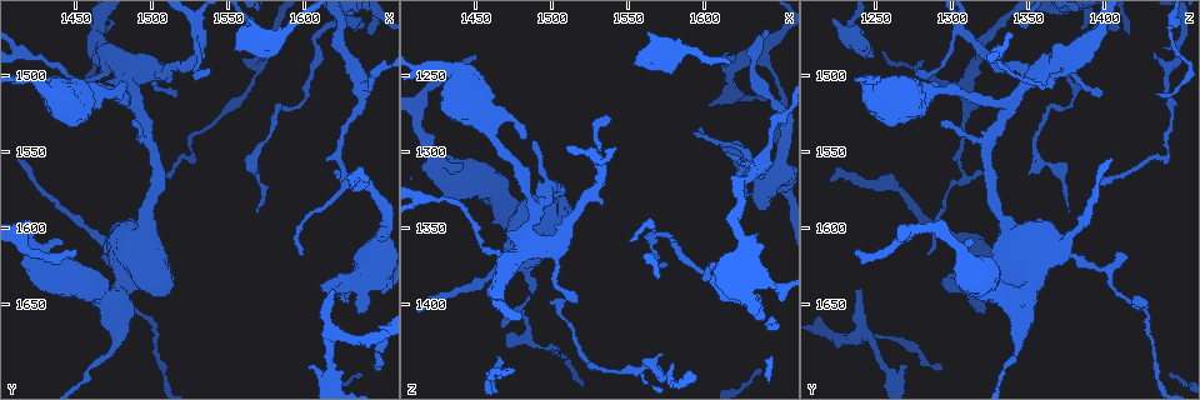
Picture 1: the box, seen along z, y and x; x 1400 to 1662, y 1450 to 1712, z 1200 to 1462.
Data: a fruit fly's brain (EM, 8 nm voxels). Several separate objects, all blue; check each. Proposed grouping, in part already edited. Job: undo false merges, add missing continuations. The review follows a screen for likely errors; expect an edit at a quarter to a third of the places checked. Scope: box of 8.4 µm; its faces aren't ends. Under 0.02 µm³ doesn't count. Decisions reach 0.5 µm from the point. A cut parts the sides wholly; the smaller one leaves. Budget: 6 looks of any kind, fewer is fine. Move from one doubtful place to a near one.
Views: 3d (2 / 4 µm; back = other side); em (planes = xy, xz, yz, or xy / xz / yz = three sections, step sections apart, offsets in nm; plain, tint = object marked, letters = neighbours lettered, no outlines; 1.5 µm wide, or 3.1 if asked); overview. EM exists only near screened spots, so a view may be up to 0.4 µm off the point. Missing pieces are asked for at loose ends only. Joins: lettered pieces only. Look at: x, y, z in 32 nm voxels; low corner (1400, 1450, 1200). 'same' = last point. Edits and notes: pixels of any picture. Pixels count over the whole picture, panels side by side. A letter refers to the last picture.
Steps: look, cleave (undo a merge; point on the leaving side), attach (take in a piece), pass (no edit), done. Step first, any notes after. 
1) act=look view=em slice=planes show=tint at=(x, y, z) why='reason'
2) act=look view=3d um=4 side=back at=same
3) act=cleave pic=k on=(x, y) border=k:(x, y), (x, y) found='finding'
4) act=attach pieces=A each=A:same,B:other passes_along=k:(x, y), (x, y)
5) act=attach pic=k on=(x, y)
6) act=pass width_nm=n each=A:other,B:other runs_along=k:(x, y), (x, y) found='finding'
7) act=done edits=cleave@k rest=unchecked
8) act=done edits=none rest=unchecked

act=look view=em um=3.1 slice=planes show=tint at=(1496, 1602, 1338) why='calibre changes'

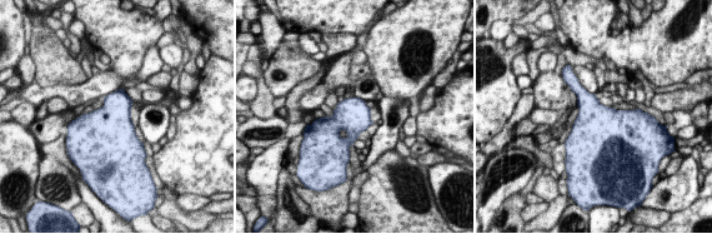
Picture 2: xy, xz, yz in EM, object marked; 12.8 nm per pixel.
act=look view=em um=3.1 slice=planes show=letters at=same why='see the neighbours'

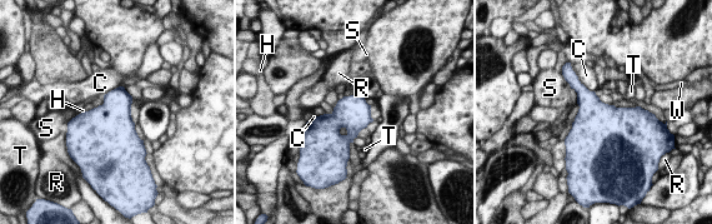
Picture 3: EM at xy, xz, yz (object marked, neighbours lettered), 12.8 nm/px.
act=pass each=C:other,H:other,R:other,S:other,T:other,W:other border=3:(597, 96), (612, 105) found='continuous, no second neuron'

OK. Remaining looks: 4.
act=look view=em slice=xz step=8 show=letters at=(1618, 1640, 1238) why='an open end'

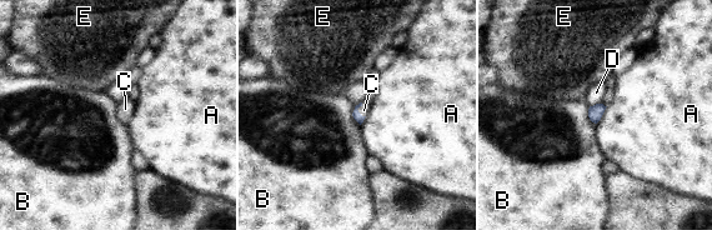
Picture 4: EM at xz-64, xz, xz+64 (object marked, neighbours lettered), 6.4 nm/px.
act=look view=em slice=xy step=8 show=letters at=same

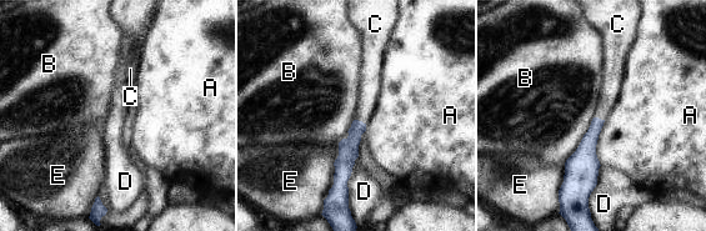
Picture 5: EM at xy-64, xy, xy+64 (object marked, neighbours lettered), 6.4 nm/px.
act=attach pieces=C each=A:other,B:other,C:same,D:other,E:other passes_along=5:(348, 147), (360, 121), (369, 91) found='the neuron continues'

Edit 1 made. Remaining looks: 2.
act=done edits=attach@5 rest=unchecked

